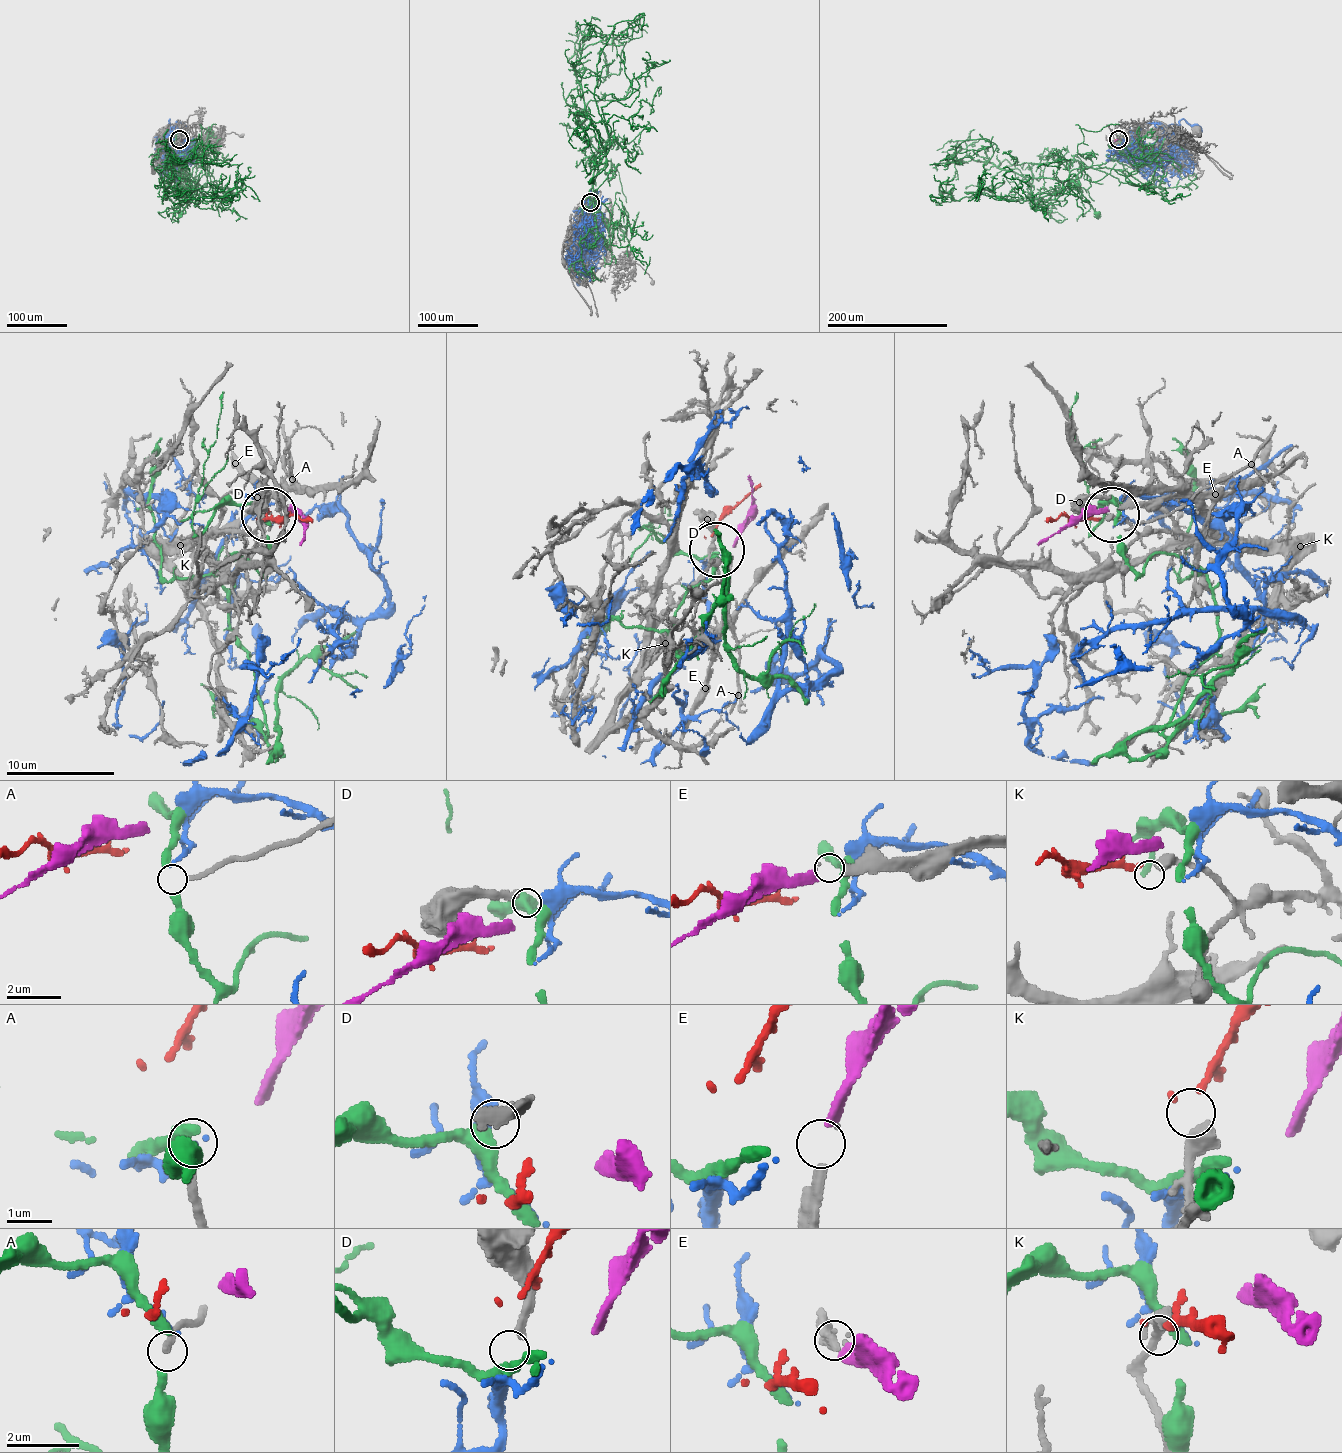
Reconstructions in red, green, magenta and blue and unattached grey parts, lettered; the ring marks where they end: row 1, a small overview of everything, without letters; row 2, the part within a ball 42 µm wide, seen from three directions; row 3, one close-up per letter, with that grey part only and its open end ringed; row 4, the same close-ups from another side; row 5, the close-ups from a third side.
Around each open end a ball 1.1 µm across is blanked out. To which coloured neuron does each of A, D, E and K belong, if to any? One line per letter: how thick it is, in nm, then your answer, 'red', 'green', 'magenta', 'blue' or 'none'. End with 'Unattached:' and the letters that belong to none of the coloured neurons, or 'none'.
A: 160 nm | none
D: 220 nm | blue
E: 280 nm | magenta
K: 440 nm | red
Unattached: A

